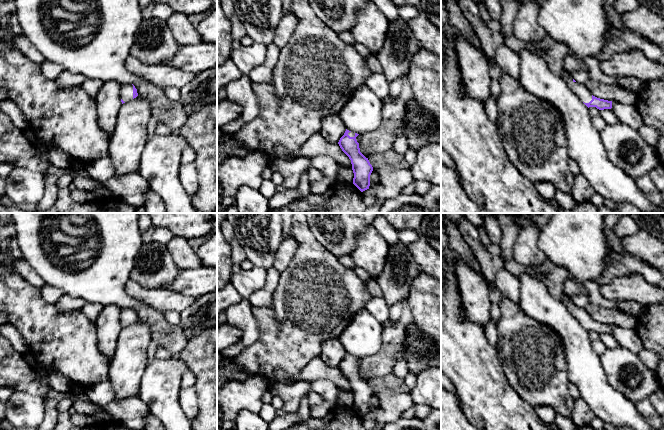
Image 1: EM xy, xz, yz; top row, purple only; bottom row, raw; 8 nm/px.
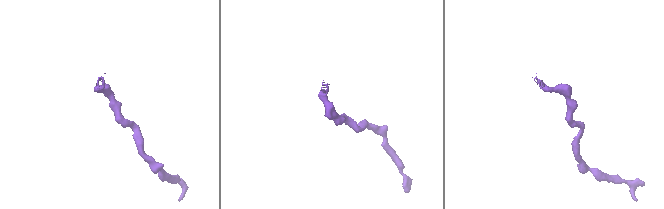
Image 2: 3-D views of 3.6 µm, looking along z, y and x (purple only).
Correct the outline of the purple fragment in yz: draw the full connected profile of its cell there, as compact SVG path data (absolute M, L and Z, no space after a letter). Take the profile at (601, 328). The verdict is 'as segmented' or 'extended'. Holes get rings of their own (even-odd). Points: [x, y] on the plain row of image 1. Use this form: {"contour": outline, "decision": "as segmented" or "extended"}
{"contour": "M547 257L542 263L535 266L519 264L513 258L511 260L504 260L504 269L512 273L517 278L523 274L529 274L536 280L543 283L556 299L565 304L570 313L588 332L596 331L599 334L612 332L612 325L593 320L584 308L577 307L572 302L572 299L565 294L564 283L571 279L570 274L564 267L555 265Z", "decision": "extended"}

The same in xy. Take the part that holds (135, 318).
{"contour": "M124 308L120 315L122 328L138 320L137 313L133 308Z", "decision": "extended"}

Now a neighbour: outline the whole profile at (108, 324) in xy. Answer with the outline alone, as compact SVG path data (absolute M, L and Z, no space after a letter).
M116 305L103 306L96 320L99 350L110 361L114 356L117 340L122 329L121 311L122 309Z

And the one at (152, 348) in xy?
M152 340L147 350L147 364L150 364L154 359L156 359L155 354L157 348L158 348L157 344Z

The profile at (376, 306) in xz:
M372 296L365 304L365 309L381 324L388 322L390 307L382 297Z

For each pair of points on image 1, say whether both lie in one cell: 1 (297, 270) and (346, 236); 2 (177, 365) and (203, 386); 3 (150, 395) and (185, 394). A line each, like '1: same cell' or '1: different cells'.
1: different cells
2: different cells
3: different cells

